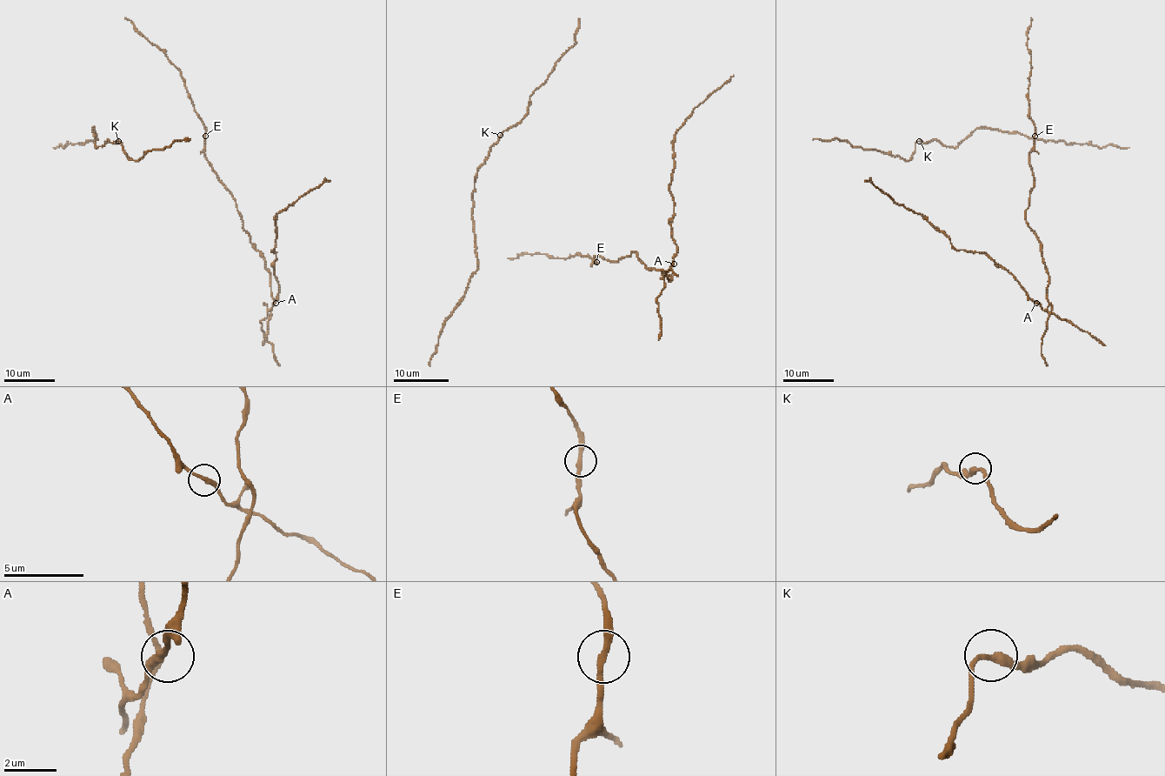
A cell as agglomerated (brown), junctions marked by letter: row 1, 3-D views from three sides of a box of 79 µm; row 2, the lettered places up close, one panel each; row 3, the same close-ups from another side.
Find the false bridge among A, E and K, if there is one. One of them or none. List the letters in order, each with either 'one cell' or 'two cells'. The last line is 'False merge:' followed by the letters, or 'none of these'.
A: one cell
E: one cell
K: one cell
False merge: none of these

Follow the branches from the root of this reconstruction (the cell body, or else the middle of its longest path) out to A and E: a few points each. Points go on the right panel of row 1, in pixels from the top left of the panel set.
A: (1031, 166), (1034, 188), (1029, 191), (1026, 222), (1040, 244), (1048, 273), (1048, 298), (1051, 312), (1036, 303)
E: (1031, 166), (1029, 154), (1035, 136)

